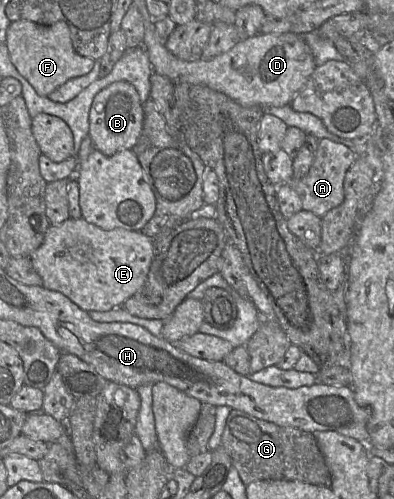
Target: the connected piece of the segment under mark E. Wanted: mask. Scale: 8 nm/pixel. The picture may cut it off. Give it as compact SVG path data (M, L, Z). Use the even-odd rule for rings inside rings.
M70 217L59 225L50 225L43 243L29 259L45 288L62 293L90 312L122 307L144 285L154 253L154 239L141 231L104 230L83 218Z

